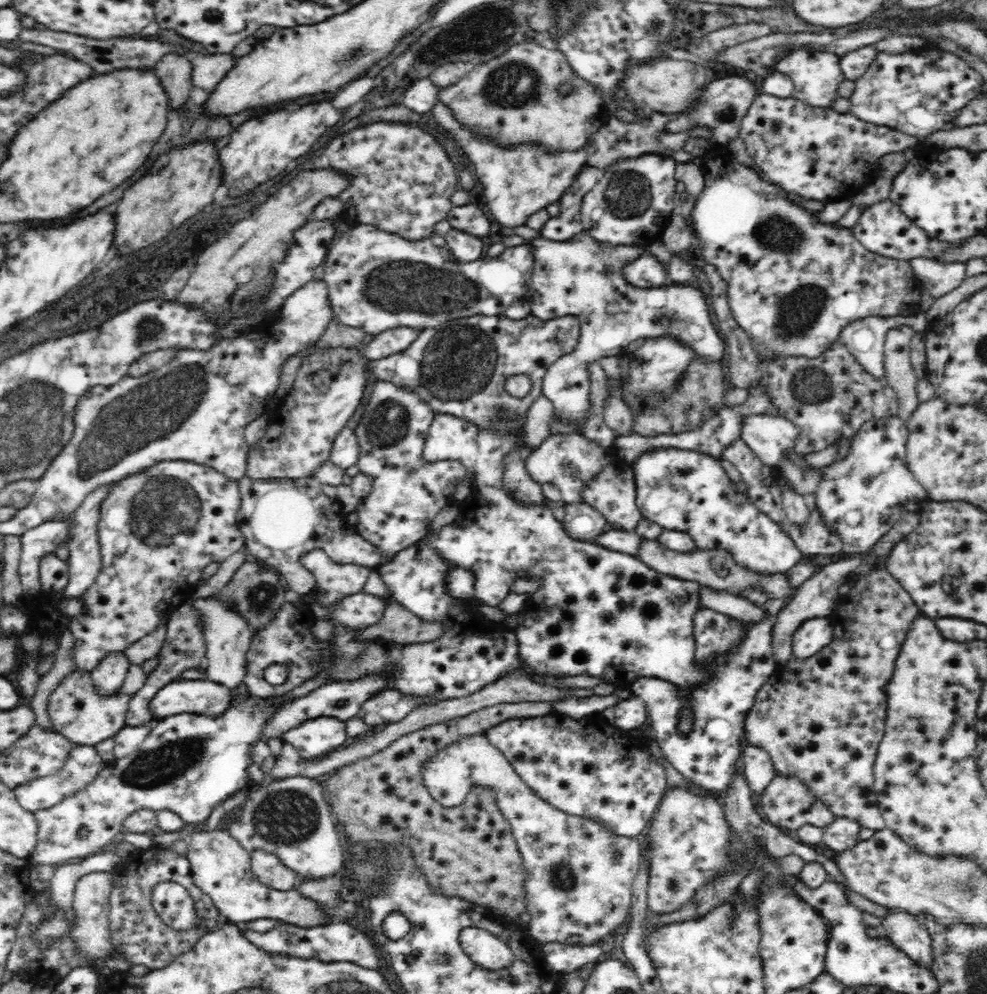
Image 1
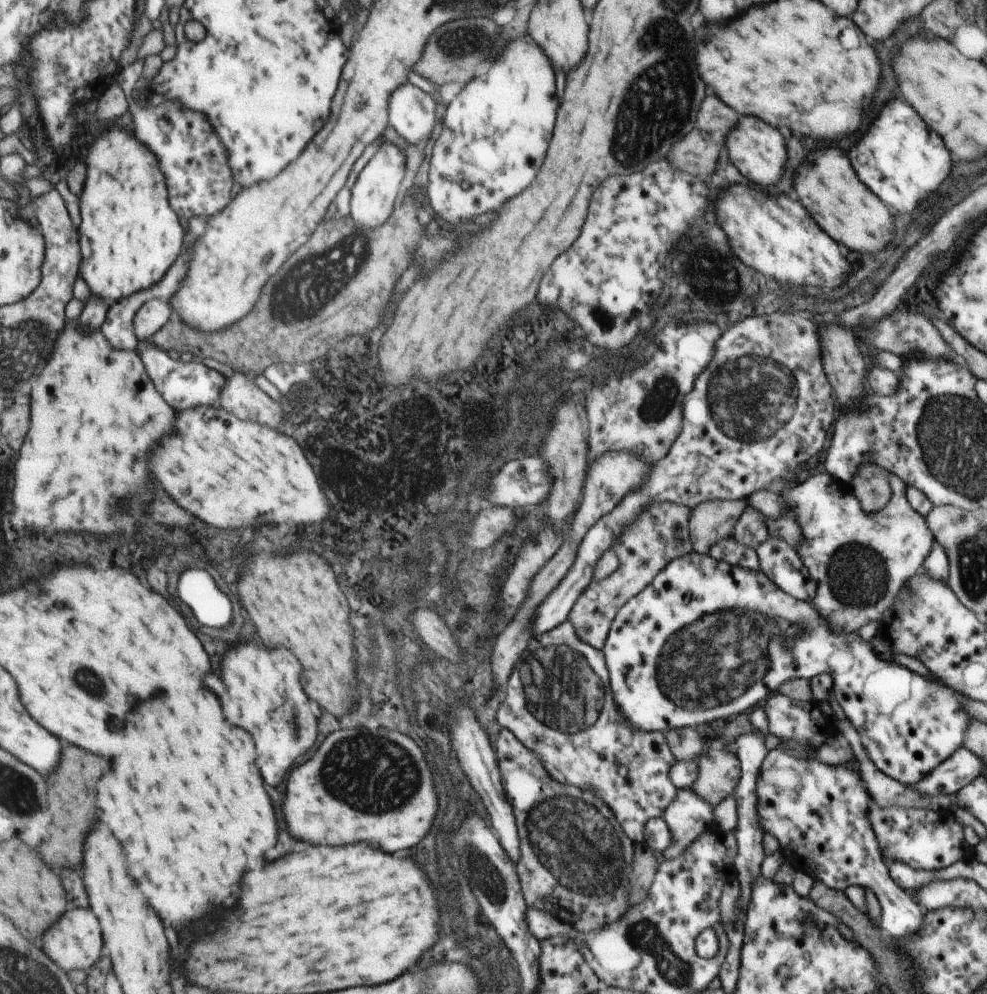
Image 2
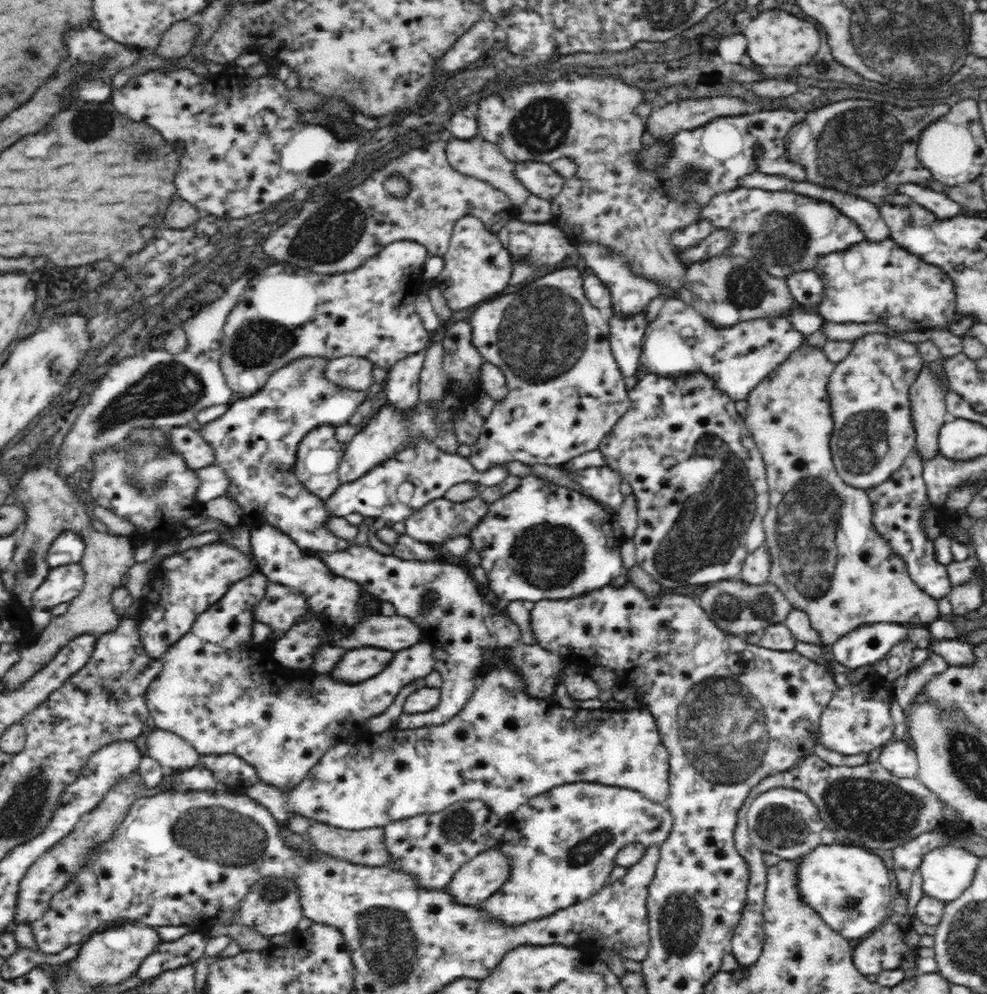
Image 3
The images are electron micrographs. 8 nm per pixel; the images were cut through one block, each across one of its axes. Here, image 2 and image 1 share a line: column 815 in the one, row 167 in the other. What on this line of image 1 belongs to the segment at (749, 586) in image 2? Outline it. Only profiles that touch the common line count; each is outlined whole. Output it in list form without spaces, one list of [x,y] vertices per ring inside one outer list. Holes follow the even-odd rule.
[[[642,154],[634,158],[618,159],[603,171],[603,175],[593,184],[582,199],[580,218],[583,231],[600,242],[611,245],[646,247],[659,239],[666,223],[673,215],[674,194],[676,194],[676,161],[656,154]]]

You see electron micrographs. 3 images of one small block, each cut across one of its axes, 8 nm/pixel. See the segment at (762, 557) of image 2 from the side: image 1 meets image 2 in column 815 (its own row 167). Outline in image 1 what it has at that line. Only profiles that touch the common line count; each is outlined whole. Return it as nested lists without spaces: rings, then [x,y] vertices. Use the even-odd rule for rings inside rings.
[[[584,165],[574,177],[567,191],[559,196],[559,213],[544,224],[539,237],[555,241],[568,241],[583,232],[580,207],[584,195],[592,190],[593,184],[603,175],[602,169]]]

